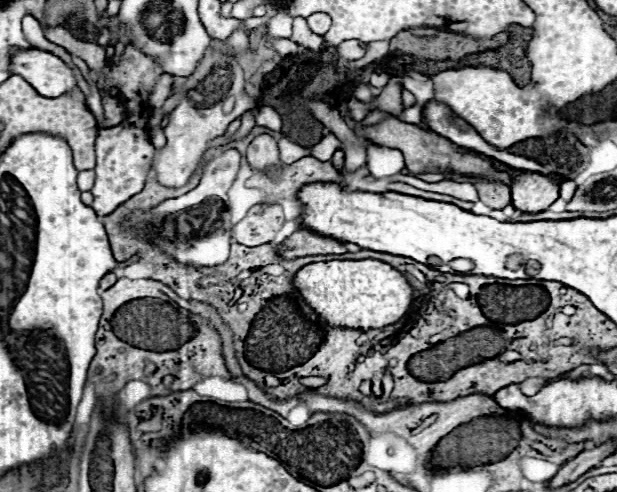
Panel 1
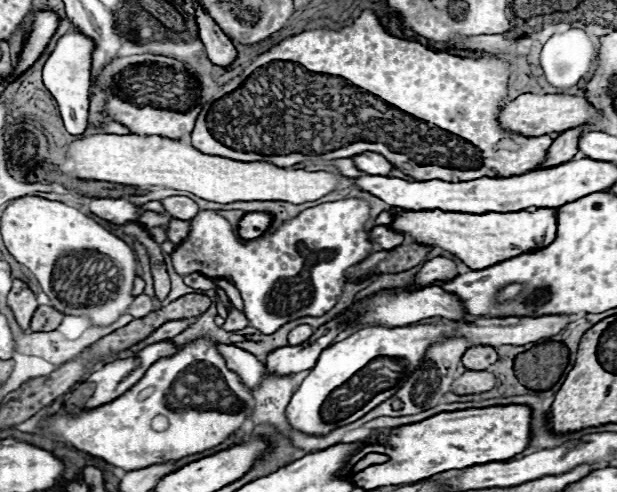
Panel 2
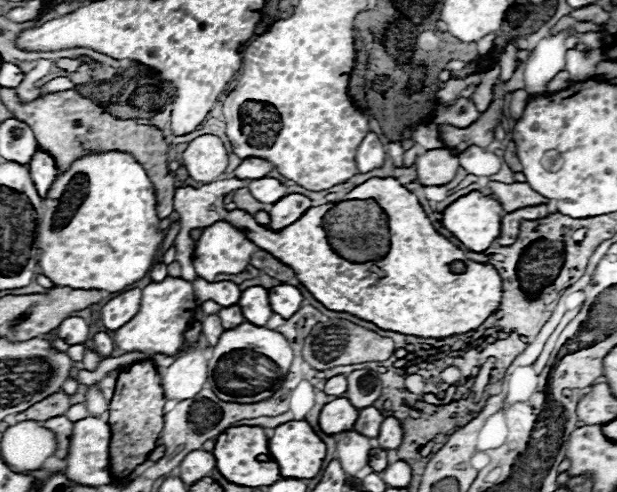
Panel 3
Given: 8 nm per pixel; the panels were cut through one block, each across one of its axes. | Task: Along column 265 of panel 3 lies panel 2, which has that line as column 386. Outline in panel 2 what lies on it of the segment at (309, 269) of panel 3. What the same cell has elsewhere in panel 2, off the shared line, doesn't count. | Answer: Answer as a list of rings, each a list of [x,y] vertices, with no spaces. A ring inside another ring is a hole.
[[[376,226],[370,230],[372,242],[380,248],[396,248],[403,243],[404,234],[388,228],[388,226]]]

